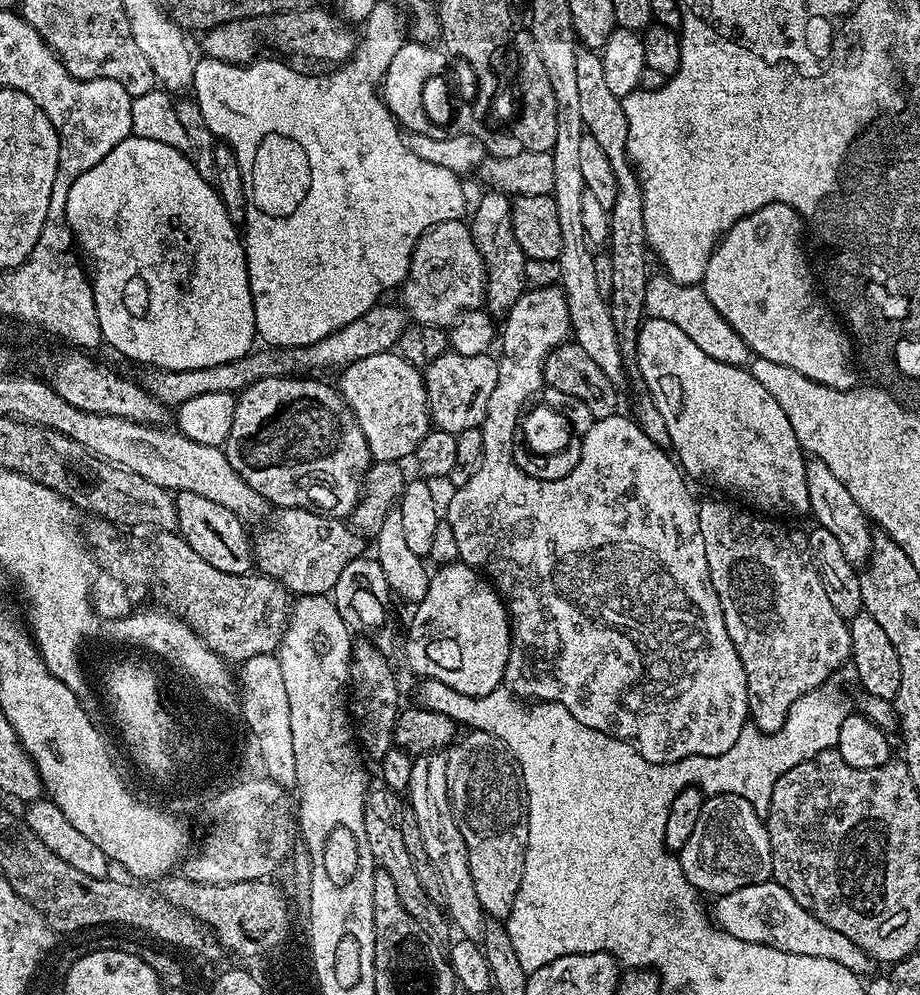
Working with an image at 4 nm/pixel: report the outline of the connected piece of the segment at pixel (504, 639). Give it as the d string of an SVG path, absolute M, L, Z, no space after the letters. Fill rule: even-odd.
M463 562L439 565L429 578L425 597L415 605L408 641L404 644L406 664L429 681L451 686L458 694L485 696L504 684L506 662L510 658L512 626L508 609L499 592L477 569Z

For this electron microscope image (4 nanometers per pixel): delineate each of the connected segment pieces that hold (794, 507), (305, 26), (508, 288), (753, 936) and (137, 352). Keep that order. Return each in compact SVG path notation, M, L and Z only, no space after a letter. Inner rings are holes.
M645 319L636 336L634 367L644 379L647 395L651 396L658 414L666 422L670 434L670 448L685 477L721 488L729 497L743 502L749 509L772 518L805 516L810 513L810 499L806 490L806 453L786 418L782 406L770 398L770 393L754 382L747 367L718 362L710 354L702 354L674 322Z
M319 6L229 21L203 33L203 53L212 60L230 62L232 65L246 64L261 53L259 50L262 45L266 45L294 56L328 60L330 64L347 63L356 51L358 38L343 21L333 16Z
M495 190L485 191L485 196L480 201L475 201L471 209L470 227L472 229L472 238L474 246L478 248L478 254L484 263L486 278L488 279L488 291L486 293L486 308L493 317L503 317L518 302L518 298L526 290L524 279L528 276L529 261L526 259L522 246L518 246L518 238L514 238L514 226L512 225L512 200L503 192Z
M773 879L723 893L717 900L720 901L716 904L716 916L714 912L716 927L734 938L742 938L742 942L765 944L790 954L806 954L810 958L830 958L830 962L838 962L838 966L857 974L873 971L874 961L871 956L854 946L846 934L830 930L826 922L802 910L802 906L794 902L788 891Z
M134 135L126 137L112 148L112 155L107 156L103 164L90 166L86 174L82 174L72 183L66 216L70 227L76 229L78 240L84 240L86 252L94 258L94 272L90 279L98 326L105 345L109 344L128 360L137 360L140 364L148 364L144 366L166 370L202 370L206 366L234 362L253 351L252 340L257 339L256 308L252 304L248 258L241 233L240 236L236 233L237 223L229 218L226 206L221 202L215 187L198 174L193 161L185 153L174 146L166 146L166 142L150 142L150 138L138 138Z

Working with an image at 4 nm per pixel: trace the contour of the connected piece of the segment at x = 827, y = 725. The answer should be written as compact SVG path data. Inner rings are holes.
M828 690L802 694L802 698L790 706L786 722L776 732L761 732L755 726L745 726L742 734L738 734L738 742L734 742L726 754L682 758L684 776L692 776L692 783L684 780L684 788L695 786L705 794L733 792L746 798L761 818L767 817L774 782L778 782L786 770L798 766L798 762L806 762L819 752L835 748L838 742L838 730L842 730L842 722L846 722L850 708L840 693L824 691Z

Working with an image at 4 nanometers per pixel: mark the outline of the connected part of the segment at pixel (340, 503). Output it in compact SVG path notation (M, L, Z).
M275 376L262 378L235 397L234 422L223 450L230 466L242 474L242 478L269 505L277 509L308 508L325 516L351 517L354 506L360 500L364 487L364 473L374 461L366 446L366 434L348 409L344 397L335 387L314 378Z

